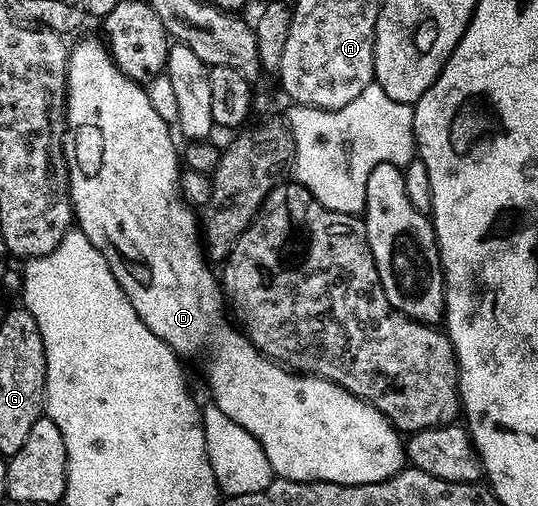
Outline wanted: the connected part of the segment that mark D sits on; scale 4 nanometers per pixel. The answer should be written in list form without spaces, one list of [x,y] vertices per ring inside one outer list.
[[[98,37],[83,38],[79,43],[72,45],[69,50],[67,60],[67,139],[63,141],[63,147],[67,153],[67,171],[69,172],[69,188],[71,189],[71,205],[73,207],[73,218],[79,229],[85,236],[89,236],[89,244],[105,256],[117,284],[125,292],[129,304],[141,316],[145,328],[153,332],[170,350],[174,350],[176,355],[199,354],[208,346],[211,349],[211,359],[207,362],[207,382],[211,385],[210,401],[217,408],[229,416],[235,424],[245,428],[254,436],[260,447],[268,457],[269,464],[275,476],[297,480],[298,482],[332,482],[333,484],[345,484],[346,486],[356,486],[357,484],[373,484],[374,482],[384,482],[386,478],[392,478],[398,474],[405,466],[405,442],[401,437],[400,431],[395,429],[395,425],[388,420],[385,415],[377,408],[373,408],[364,398],[353,396],[345,388],[341,388],[337,383],[330,382],[324,378],[313,374],[297,374],[287,369],[286,366],[272,362],[259,349],[249,341],[242,329],[234,328],[231,330],[232,323],[223,319],[225,314],[225,295],[220,279],[211,269],[212,263],[209,261],[204,247],[201,245],[201,222],[183,197],[181,189],[181,154],[175,151],[175,142],[171,139],[172,127],[149,104],[149,96],[146,89],[140,83],[129,80],[117,68],[117,64],[111,58],[111,52]]]

